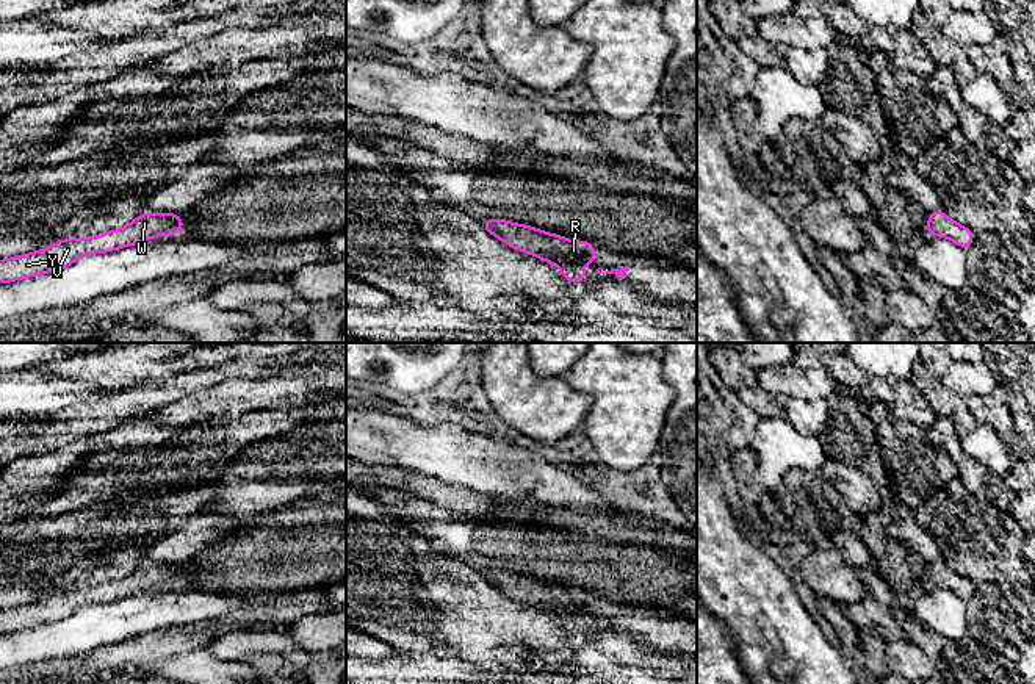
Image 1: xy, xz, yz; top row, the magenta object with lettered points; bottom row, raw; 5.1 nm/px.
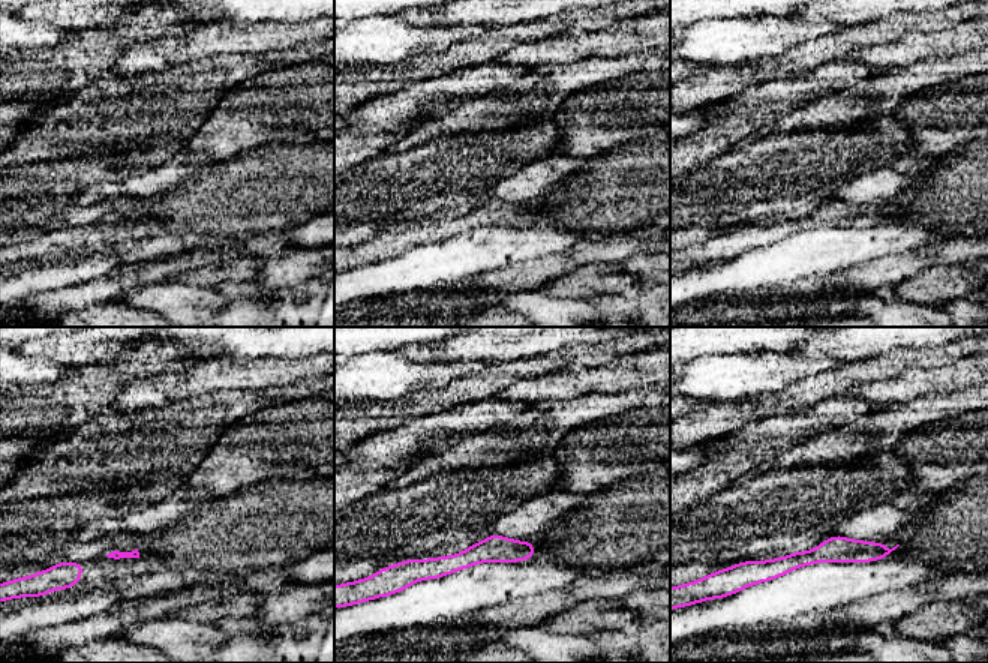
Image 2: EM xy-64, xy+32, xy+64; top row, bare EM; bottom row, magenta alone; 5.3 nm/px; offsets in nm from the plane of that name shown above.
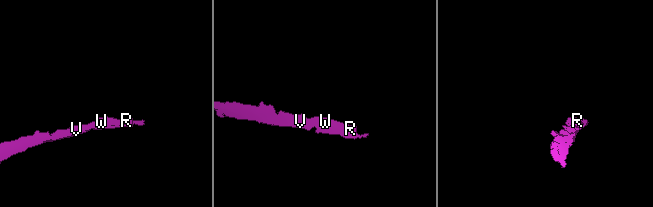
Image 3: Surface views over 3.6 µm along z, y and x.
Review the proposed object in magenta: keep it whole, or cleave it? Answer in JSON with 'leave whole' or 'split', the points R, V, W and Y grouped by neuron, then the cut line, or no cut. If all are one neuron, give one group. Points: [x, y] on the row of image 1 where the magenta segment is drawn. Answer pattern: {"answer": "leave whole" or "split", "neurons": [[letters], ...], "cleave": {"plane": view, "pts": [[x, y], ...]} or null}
{"answer": "leave whole", "neurons": [["R", "V", "W", "Y"]], "cleave": null}

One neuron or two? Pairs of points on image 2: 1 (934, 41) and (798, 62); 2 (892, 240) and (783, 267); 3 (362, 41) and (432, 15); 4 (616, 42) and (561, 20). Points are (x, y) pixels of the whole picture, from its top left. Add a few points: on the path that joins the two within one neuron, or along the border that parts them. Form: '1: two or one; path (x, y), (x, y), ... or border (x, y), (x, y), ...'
1: two; border (882, 42), (853, 48), (844, 57)
2: one; path (865, 243), (810, 254)
3: two; border (398, 15), (416, 24), (447, 26)
4: two; border (603, 27), (567, 29), (550, 36)

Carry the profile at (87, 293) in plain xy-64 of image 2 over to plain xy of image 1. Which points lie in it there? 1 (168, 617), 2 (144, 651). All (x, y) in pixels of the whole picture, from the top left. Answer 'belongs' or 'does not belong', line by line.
1: does not belong
2: belongs

